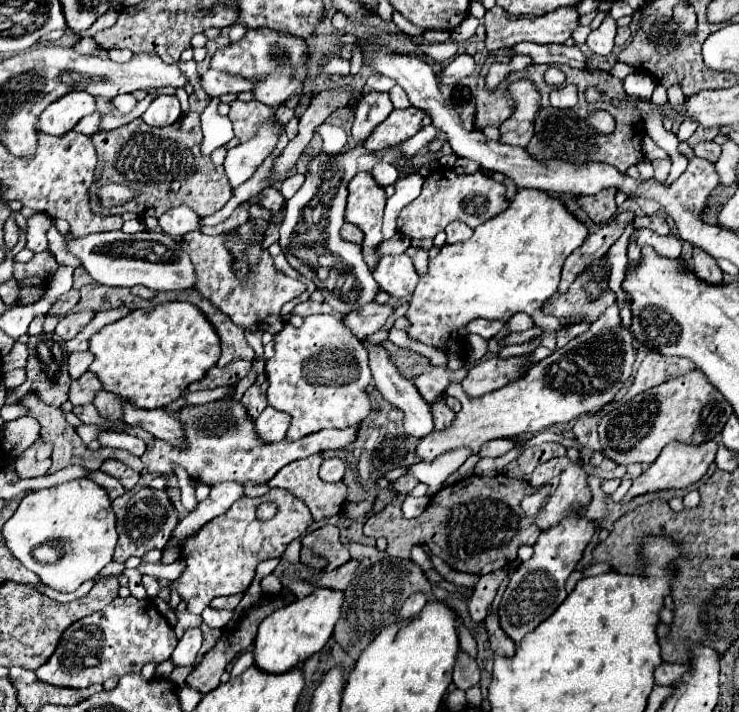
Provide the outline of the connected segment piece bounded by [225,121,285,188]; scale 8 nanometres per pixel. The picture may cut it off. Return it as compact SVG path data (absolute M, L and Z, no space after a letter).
M279 121L276 123L261 125L251 141L239 143L237 147L229 149L225 159L225 173L232 188L248 180L265 157L273 151L279 131L285 131L285 125L279 124Z

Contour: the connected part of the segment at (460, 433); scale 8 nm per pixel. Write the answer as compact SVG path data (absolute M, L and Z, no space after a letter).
M613 305L593 321L585 333L573 337L565 347L555 349L549 357L533 363L523 377L497 391L483 397L469 397L460 383L451 383L446 394L460 401L461 411L455 413L453 423L443 431L431 431L427 437L421 437L415 455L425 463L457 447L469 447L471 453L477 455L481 447L493 439L539 433L549 425L563 425L583 413L599 411L603 405L611 403L613 395L623 387L623 381L631 375L635 357L635 337L631 329L621 323L619 309Z

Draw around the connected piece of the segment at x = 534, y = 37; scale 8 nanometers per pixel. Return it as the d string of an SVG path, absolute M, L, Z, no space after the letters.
M493 7L485 13L485 29L487 29L487 49L499 51L505 47L513 47L521 41L535 41L535 43L565 43L571 33L579 27L579 13L575 7L561 7L553 13L545 13L541 17L507 17L505 9Z

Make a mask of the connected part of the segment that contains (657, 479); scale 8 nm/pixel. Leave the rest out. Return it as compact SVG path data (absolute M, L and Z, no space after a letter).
M717 439L715 441L705 441L701 445L685 445L685 443L669 443L665 445L665 449L661 451L661 455L649 465L647 471L643 471L637 479L633 479L633 485L629 489L629 493L623 497L623 501L629 501L631 497L635 495L641 495L641 493L647 493L647 491L659 491L659 489L685 489L689 487L691 483L699 481L709 465L713 463L715 459L715 453L717 453Z

